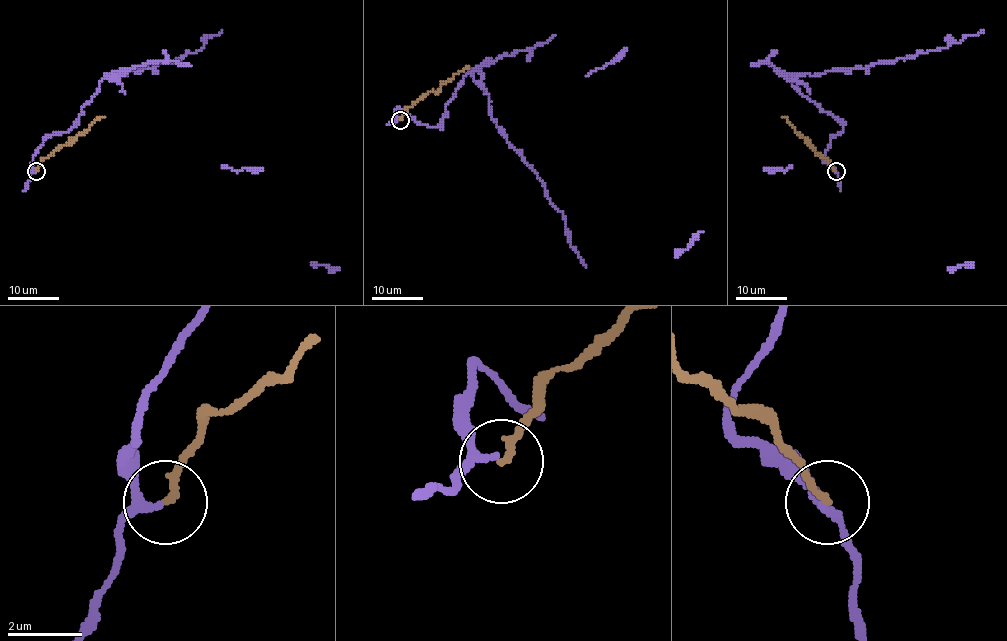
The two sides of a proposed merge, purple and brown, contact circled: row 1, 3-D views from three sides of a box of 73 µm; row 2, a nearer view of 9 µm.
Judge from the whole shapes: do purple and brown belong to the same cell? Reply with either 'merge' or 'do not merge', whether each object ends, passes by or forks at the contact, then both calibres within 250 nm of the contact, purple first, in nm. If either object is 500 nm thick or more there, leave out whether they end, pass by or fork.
do not merge; purple passes by; brown ends there; 190 nm thick on the purple side, 190 nm on the other

